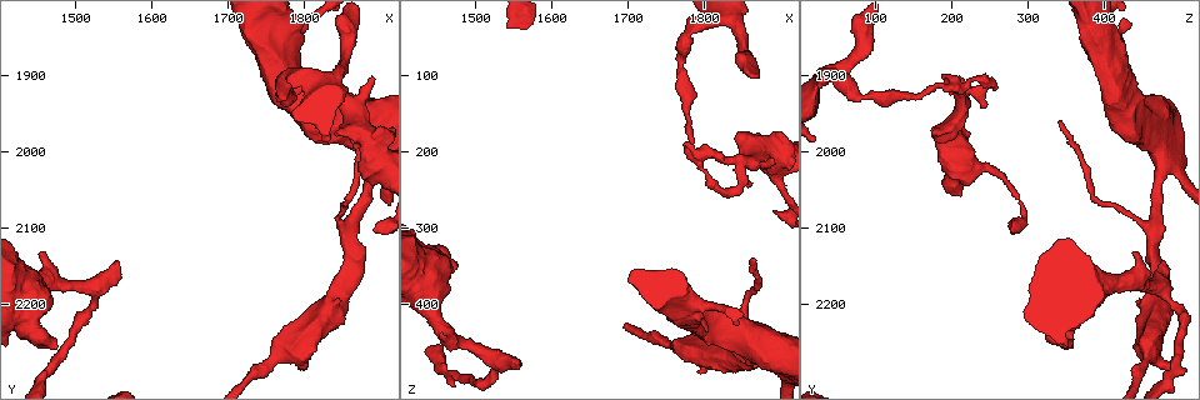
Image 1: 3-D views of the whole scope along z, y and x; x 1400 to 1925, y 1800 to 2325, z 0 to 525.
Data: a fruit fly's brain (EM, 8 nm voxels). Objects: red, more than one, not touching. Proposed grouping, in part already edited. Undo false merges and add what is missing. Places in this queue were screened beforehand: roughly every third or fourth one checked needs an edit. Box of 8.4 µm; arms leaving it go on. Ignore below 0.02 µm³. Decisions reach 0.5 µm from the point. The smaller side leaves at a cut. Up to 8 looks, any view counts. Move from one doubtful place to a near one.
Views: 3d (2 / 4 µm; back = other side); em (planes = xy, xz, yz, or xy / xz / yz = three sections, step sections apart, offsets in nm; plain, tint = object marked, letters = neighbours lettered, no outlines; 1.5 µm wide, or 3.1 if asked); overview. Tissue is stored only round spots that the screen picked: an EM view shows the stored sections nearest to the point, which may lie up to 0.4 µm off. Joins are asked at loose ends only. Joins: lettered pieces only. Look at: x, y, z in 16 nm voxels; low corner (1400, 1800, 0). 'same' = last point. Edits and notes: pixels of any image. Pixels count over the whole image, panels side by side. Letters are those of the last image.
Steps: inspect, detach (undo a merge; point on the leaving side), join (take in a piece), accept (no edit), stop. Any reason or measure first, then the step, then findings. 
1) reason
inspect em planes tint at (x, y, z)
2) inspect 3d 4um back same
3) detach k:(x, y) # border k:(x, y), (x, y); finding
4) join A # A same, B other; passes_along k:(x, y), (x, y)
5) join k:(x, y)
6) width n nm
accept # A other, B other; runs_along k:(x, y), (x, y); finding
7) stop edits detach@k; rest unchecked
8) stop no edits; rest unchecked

a narrow waist
inspect 3d 4um at (1770, 1925, 85)

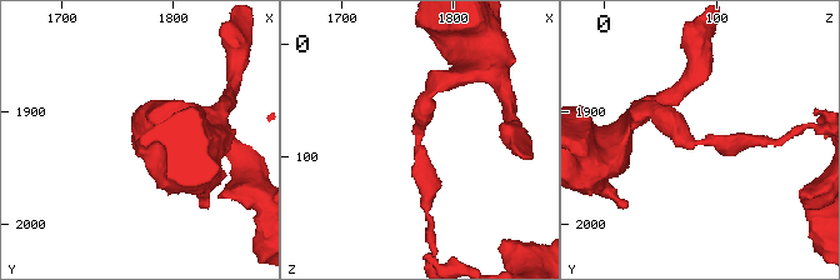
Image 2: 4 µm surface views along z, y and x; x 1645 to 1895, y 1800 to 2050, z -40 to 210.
now the EM
inspect em planes letters at (1772, 1928, 84)

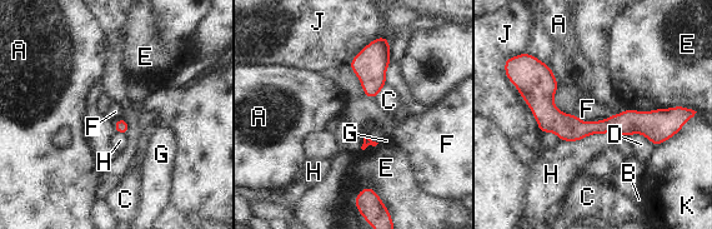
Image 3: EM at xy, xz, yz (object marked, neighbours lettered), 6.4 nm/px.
accept # A other, B other, C other, D other, E other, F other, G other, H other, J other, K other; border 3:(622, 135), (588, 134), (561, 142); one neuron here

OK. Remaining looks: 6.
an open end
inspect em planes letters at (1550, 2145, 480)

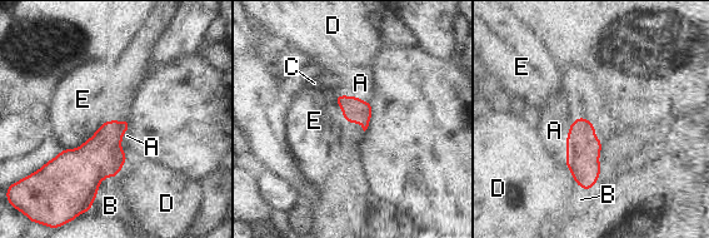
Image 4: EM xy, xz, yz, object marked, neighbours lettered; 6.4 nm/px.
width 140 nm
join A # A same, B other, C other, D other, E other; passes_along 4:(354, 110), (354, 95), (360, 83); it goes on there

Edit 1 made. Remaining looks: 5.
an open end
inspect 3d 2um at (1795, 2285, 490)

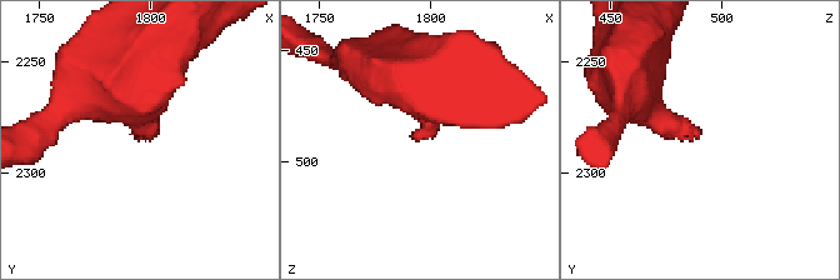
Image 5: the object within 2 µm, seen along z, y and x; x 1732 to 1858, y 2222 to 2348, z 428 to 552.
inspect em planes tint at (1794, 2281, 491)

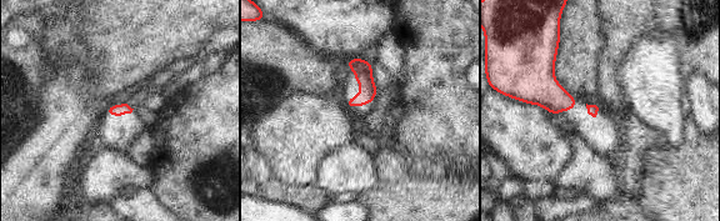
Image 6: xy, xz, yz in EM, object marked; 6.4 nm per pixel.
what lies round it
inspect em planes letters same

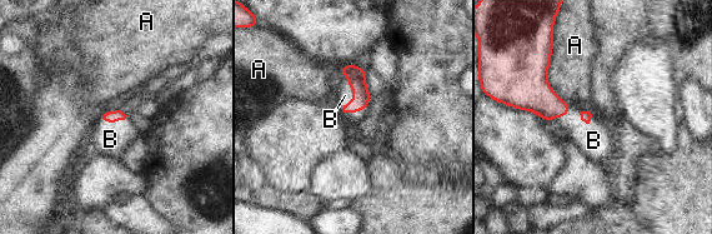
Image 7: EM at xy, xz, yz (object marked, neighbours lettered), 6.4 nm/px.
join B # A other, B same; passes_along 7:(356, 75), (354, 94), (345, 95); the neuron continues

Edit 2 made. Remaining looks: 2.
stop edits join@4, join@7; rest unchecked

